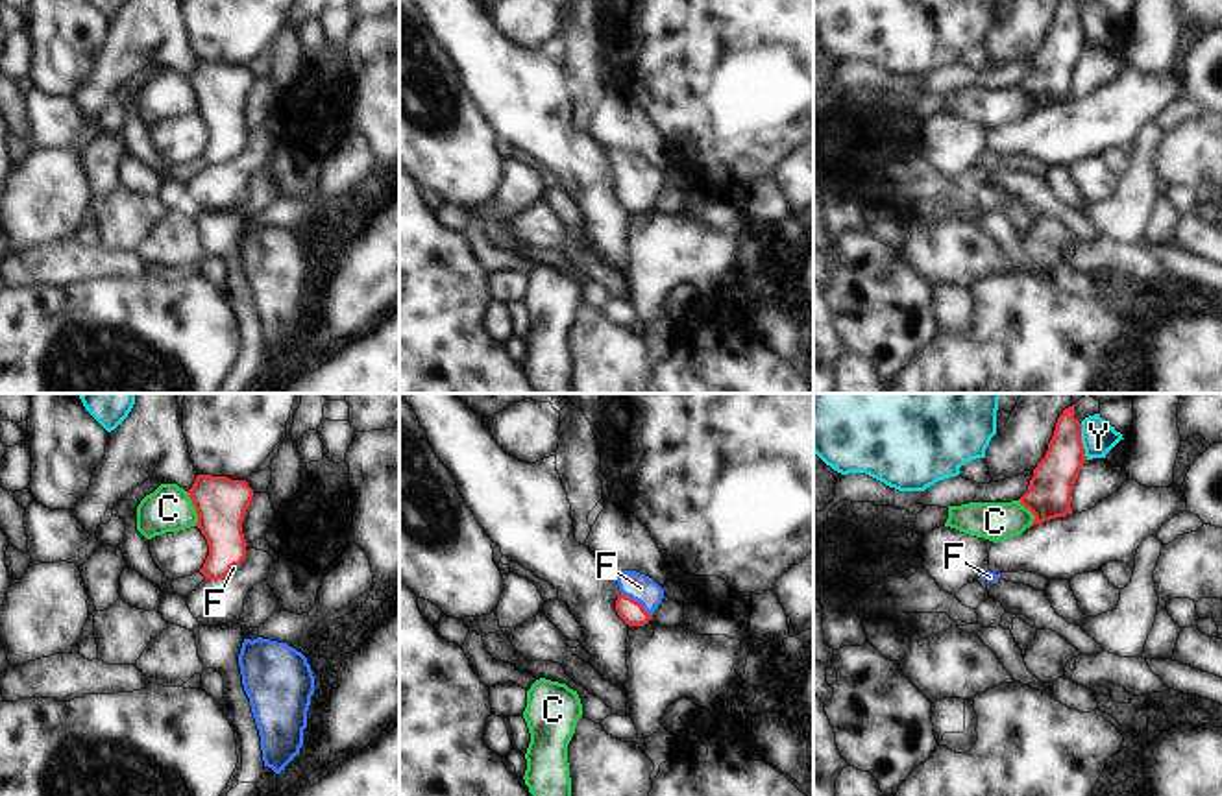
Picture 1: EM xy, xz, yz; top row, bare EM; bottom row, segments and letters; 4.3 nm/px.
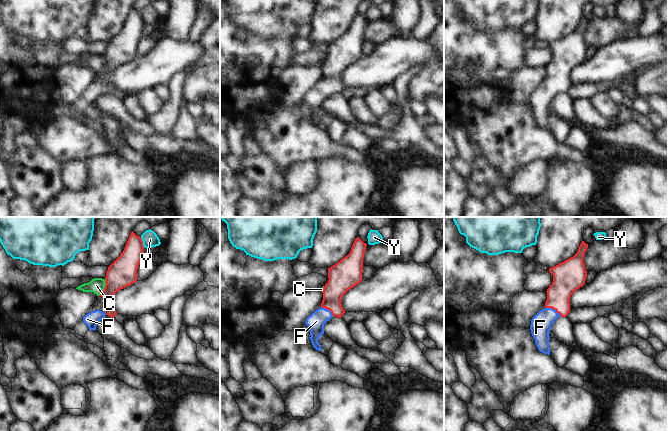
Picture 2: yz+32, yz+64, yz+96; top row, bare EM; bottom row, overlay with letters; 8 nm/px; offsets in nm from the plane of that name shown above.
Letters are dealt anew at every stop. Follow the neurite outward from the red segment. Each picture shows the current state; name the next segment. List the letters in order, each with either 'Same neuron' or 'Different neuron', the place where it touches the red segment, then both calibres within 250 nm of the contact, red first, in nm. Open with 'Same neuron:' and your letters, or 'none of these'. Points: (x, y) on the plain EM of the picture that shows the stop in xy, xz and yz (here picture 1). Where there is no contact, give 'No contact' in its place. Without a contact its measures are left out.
Same neuron: F
C: Different neuron. Touches red at xy (195, 93). Thickness 220 nm (red) against 200 nm
F: Same neuron. Touches red at xz (635, 187). Thickness 100 nm (red) against 120 nm
Y: Different neuron. Touches red at yz (1080, 28). Thickness 190 nm (red) against 150 nm

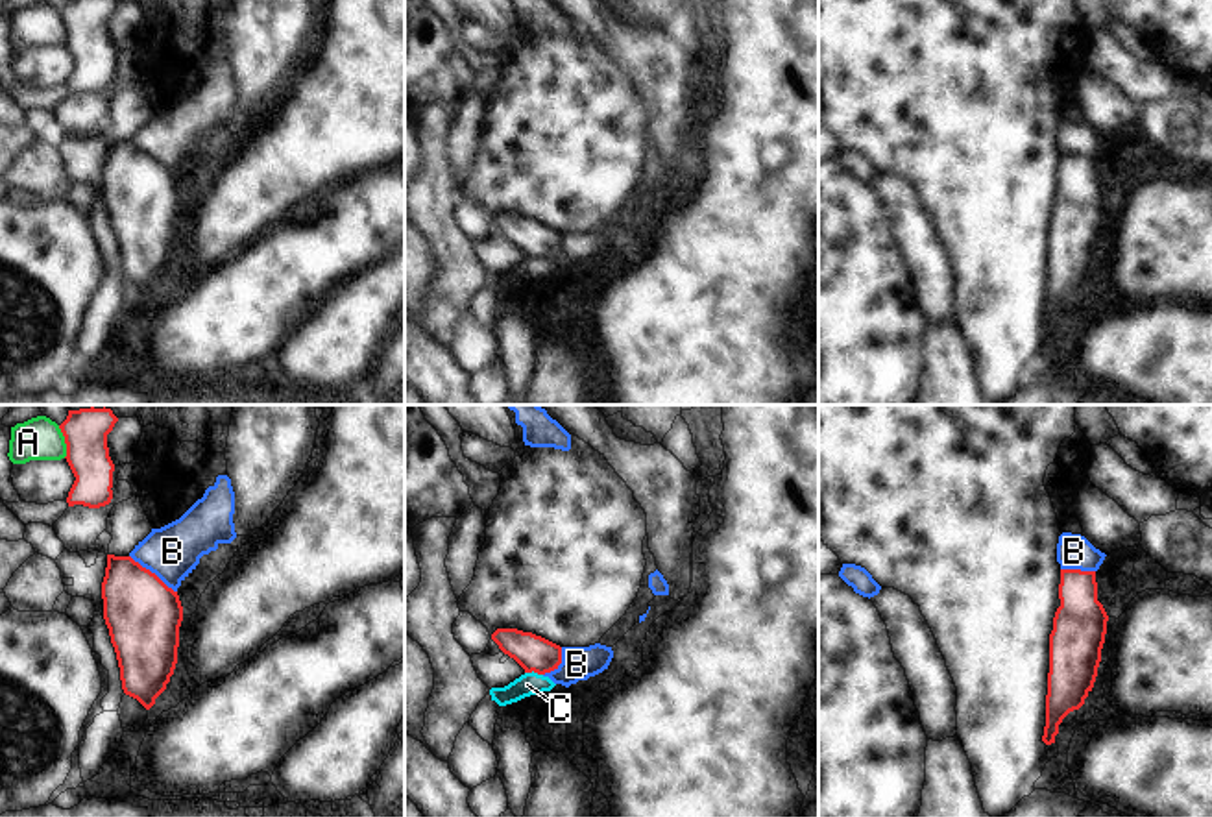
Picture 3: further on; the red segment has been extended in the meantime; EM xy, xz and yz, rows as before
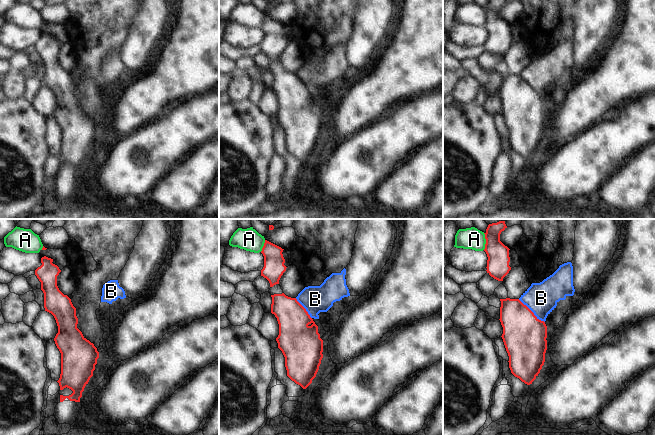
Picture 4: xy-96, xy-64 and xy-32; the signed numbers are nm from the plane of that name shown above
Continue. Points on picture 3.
Same neuron: none of these
A: Different neuron. Touches red at xy (65, 28). Thickness 190 nm (red) against 190 nm
B: Different neuron. Touches red at xy (154, 159). Thickness 320 nm (red) against 240 nm
C: Different neuron. Touches red at xz (534, 257). Thickness 160 nm (red) against 100 nm

